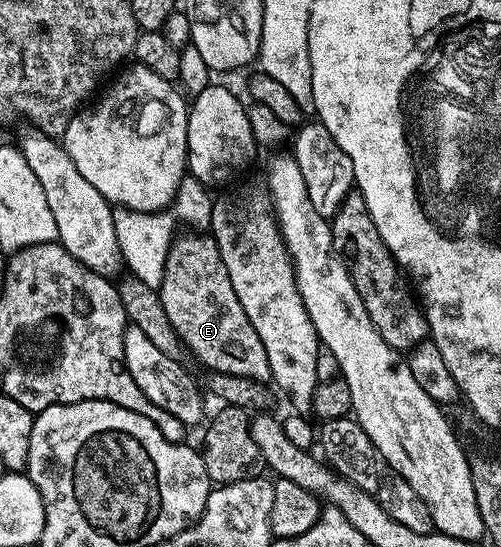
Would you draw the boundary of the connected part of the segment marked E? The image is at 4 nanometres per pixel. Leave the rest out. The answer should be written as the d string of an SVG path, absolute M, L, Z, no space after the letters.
M204 232L184 233L172 240L159 289L162 307L169 316L174 332L180 337L187 353L205 366L205 371L217 370L267 383L272 373L270 360L266 360L266 348L262 348L262 340L258 340L254 324L250 324L246 312L242 312L242 304L238 304L238 296L234 296L234 284L230 284L230 272L226 272L226 264L222 264L222 252L218 252L218 244Z

